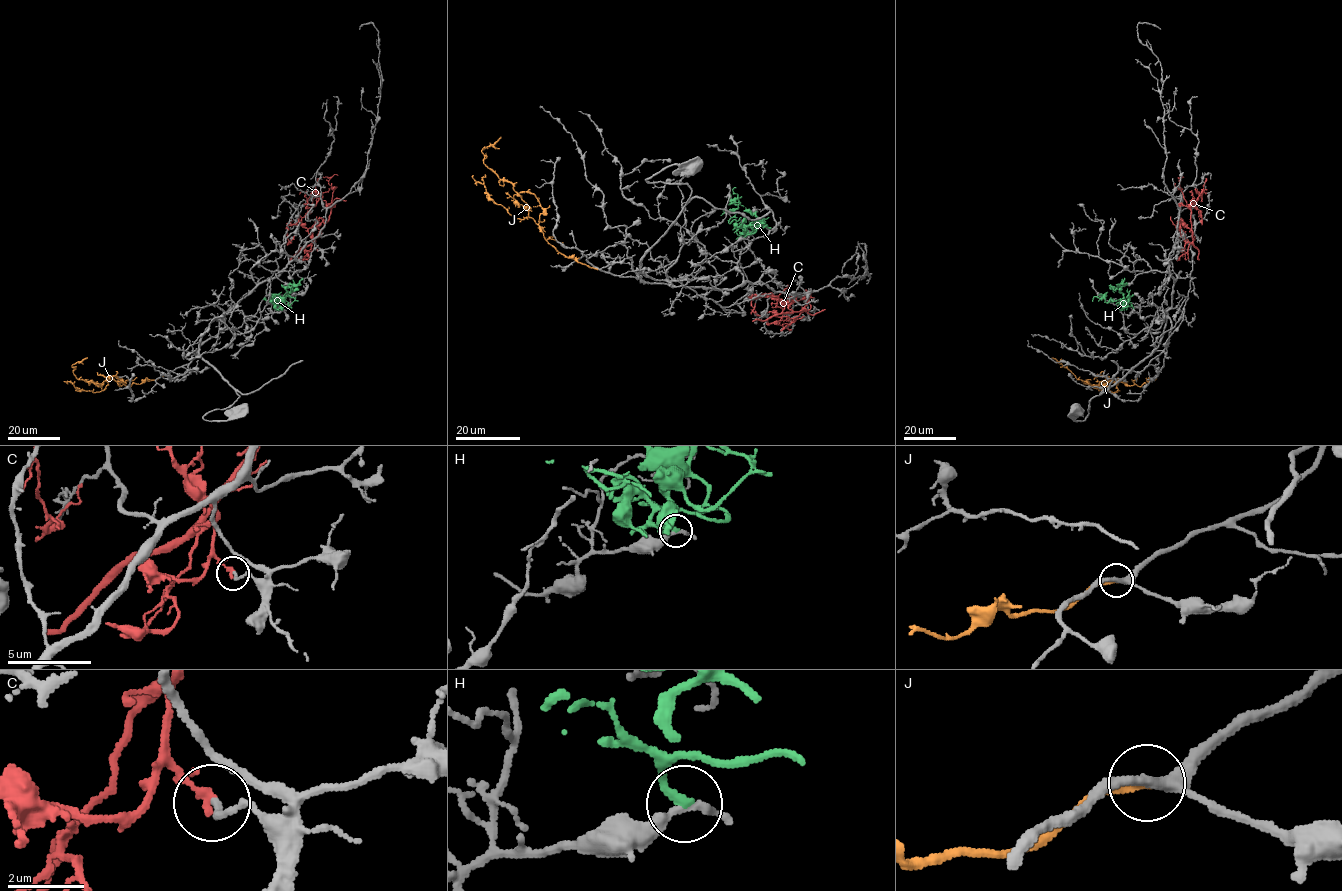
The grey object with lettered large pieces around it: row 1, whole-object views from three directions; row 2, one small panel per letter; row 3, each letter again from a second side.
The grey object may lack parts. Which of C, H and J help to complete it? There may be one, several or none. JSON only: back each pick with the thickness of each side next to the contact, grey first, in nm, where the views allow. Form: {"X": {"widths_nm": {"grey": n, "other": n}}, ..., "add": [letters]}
{"add": []}

